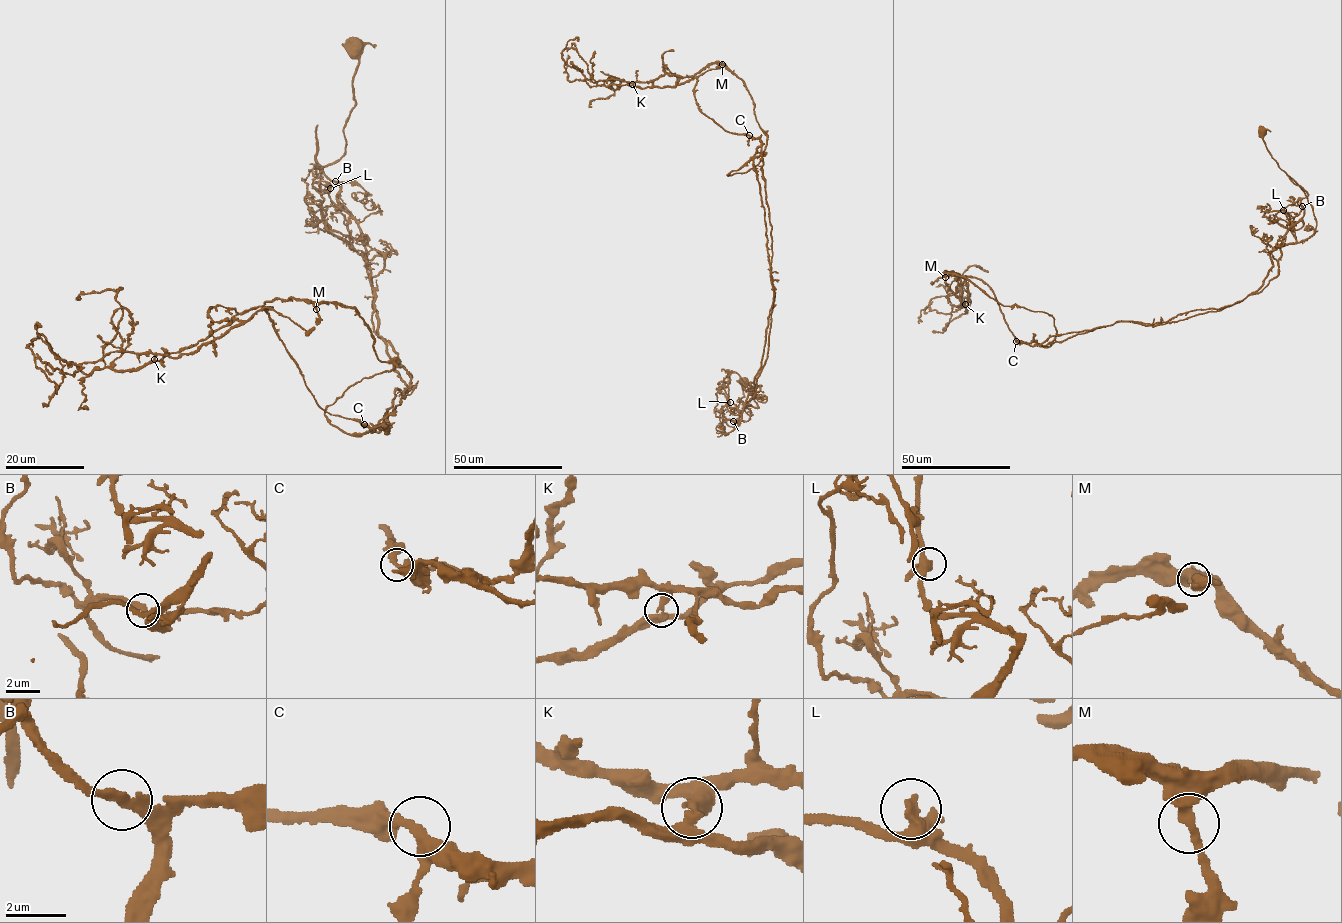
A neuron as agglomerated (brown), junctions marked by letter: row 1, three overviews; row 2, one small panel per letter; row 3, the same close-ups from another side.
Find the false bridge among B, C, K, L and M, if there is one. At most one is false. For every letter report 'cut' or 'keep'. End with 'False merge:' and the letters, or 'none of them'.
B: keep
C: keep
K: cut
L: keep
M: keep
False merge: K

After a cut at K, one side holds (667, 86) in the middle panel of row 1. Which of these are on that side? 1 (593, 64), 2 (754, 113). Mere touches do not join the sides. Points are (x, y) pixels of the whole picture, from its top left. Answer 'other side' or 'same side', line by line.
1: same side
2: same side

